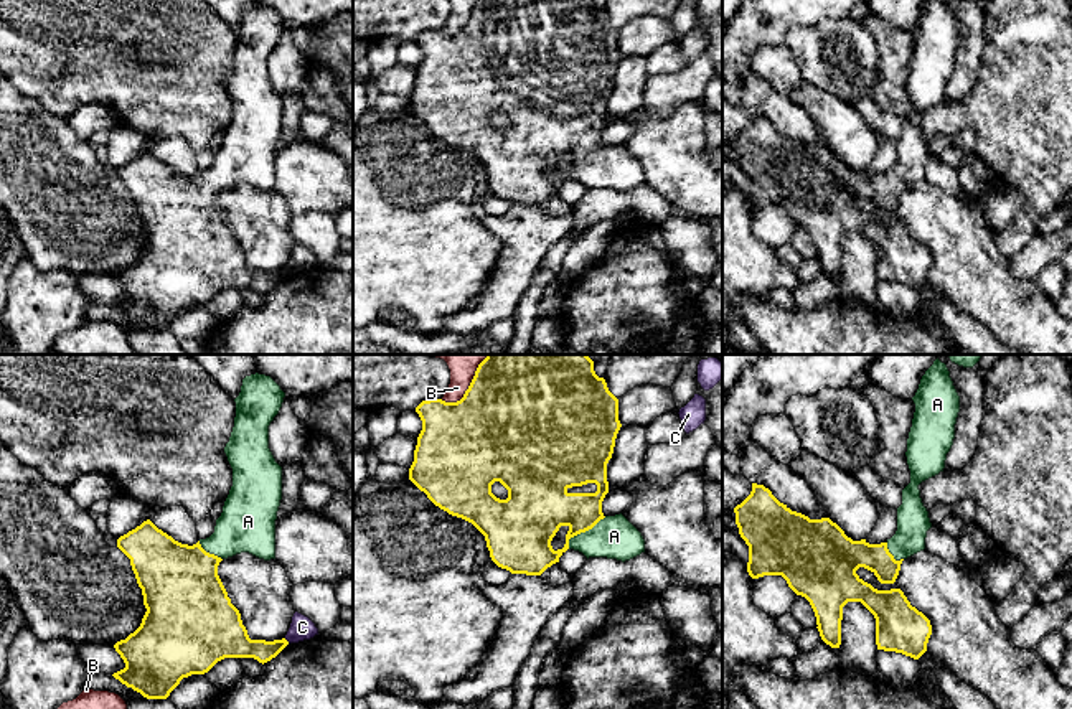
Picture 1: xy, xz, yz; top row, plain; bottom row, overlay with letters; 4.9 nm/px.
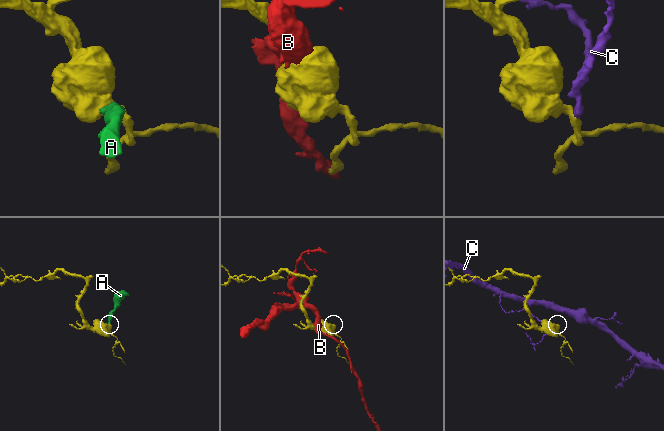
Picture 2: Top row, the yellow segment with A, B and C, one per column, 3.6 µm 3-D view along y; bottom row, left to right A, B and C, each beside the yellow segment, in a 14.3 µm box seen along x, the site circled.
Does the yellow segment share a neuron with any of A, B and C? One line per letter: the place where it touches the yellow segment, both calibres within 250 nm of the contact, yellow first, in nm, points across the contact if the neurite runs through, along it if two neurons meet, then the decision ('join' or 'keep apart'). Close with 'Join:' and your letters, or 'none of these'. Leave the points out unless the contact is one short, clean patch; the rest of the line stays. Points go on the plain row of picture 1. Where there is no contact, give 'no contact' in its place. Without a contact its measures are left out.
A: xz (583, 162) | 300/200 nm | across xz (540, 134), (559, 139), (583, 162), (597, 167), (614, 167) | join
B: xz (464, 25) | 500/100 nm | keep apart
C: xy (286, 271) | 150/110 nm | along xy (284, 269), (289, 272) | keep apart
Join: A

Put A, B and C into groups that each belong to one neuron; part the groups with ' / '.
A / B / C

